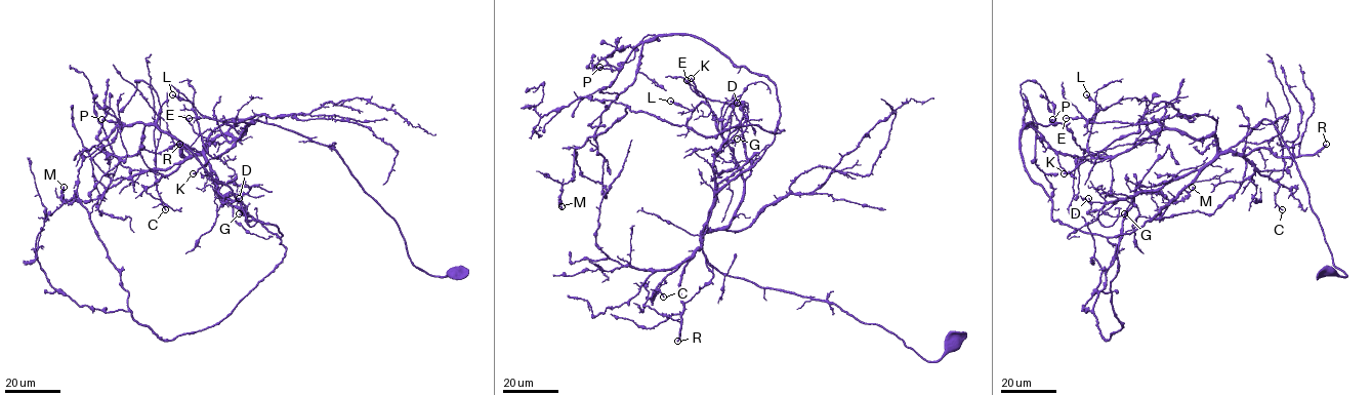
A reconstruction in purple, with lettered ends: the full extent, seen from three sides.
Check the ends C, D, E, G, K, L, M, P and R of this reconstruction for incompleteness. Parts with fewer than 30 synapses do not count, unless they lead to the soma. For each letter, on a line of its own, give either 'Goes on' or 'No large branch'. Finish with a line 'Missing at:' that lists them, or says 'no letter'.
C: No large branch
D: No large branch
E: No large branch
G: No large branch
K: No large branch
L: No large branch
M: No large branch
P: No large branch
R: Goes on
Missing at: R

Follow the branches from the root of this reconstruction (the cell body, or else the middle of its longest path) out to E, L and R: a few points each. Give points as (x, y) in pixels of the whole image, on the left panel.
E: (454, 275), (413, 264), (398, 224), (334, 150), (238, 119), (216, 127), (203, 151), (252, 122), (189, 118)
L: (454, 275), (413, 264), (334, 150), (238, 119), (212, 157), (172, 94)
R: (454, 275), (413, 264), (398, 224), (326, 146), (252, 119), (221, 124), (198, 153), (182, 157), (179, 144)

